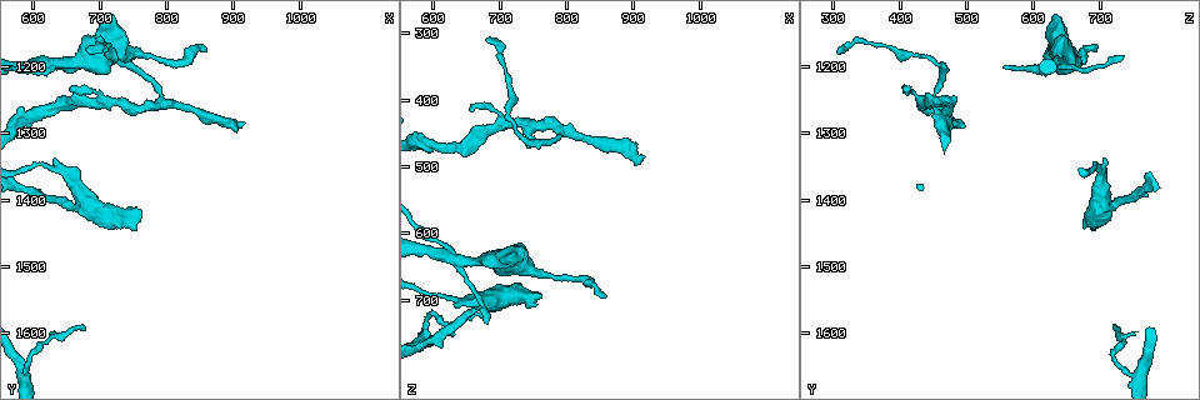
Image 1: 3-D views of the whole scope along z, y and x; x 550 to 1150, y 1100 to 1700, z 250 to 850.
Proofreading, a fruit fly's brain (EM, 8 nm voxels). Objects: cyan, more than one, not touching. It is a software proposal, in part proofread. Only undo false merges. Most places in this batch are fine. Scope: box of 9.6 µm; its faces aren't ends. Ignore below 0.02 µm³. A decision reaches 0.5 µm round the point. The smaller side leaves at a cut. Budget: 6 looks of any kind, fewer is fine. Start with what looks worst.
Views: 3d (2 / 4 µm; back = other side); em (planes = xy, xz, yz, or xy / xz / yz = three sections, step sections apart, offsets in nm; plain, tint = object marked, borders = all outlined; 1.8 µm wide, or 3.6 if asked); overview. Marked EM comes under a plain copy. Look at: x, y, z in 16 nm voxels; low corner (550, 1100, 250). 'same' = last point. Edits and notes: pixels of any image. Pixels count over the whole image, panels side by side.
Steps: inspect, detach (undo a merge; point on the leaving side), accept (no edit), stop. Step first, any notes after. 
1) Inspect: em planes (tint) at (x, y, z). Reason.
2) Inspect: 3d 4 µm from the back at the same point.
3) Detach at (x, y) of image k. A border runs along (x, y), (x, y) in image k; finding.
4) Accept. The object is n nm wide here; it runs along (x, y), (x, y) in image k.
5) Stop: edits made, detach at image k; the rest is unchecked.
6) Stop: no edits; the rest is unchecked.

Inspect: em yz step 8 (tint) at (795, 1250, 445). Thin neck.

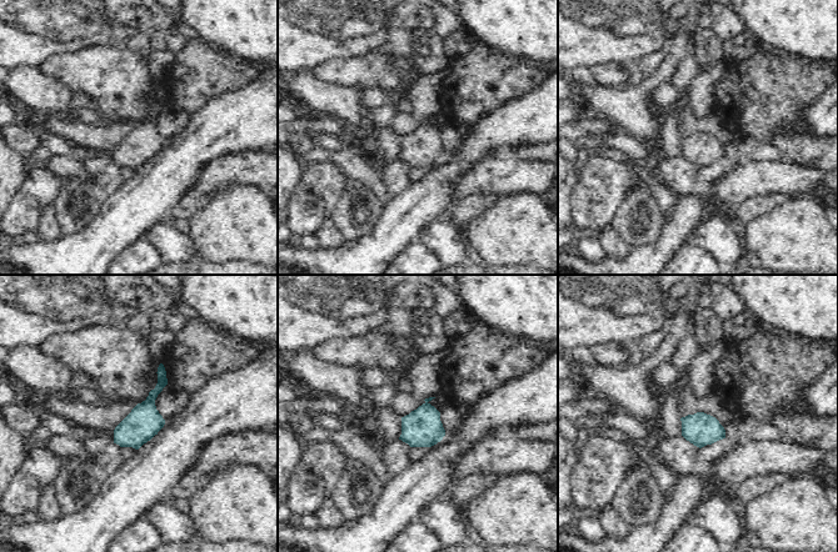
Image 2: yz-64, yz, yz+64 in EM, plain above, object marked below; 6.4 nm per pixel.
Accept. All the same neuron.

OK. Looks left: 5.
Inspect: 3d 4 µm at (585, 1200, 625).

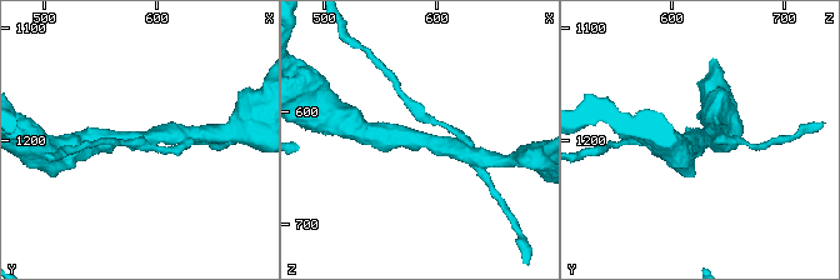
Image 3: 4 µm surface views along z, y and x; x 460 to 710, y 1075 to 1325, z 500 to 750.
Inspect: em planes (tint) at (590, 1200, 622). Shape alone is not enough.

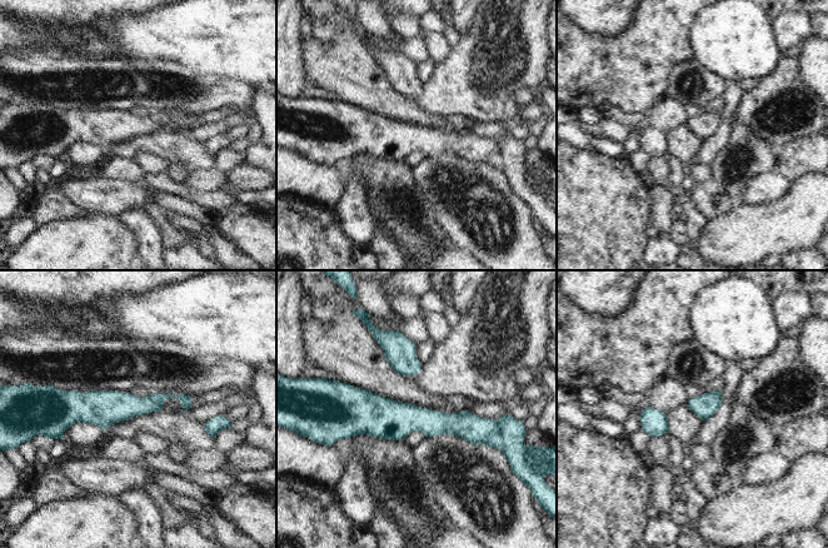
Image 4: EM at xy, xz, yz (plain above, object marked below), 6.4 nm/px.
Detach at (512, 432) of image 4. The object is 160 nm wide here; a border runs along (494, 421), (500, 436) in image 4; two neurons meet here.

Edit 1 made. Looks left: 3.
Inspect: overview.

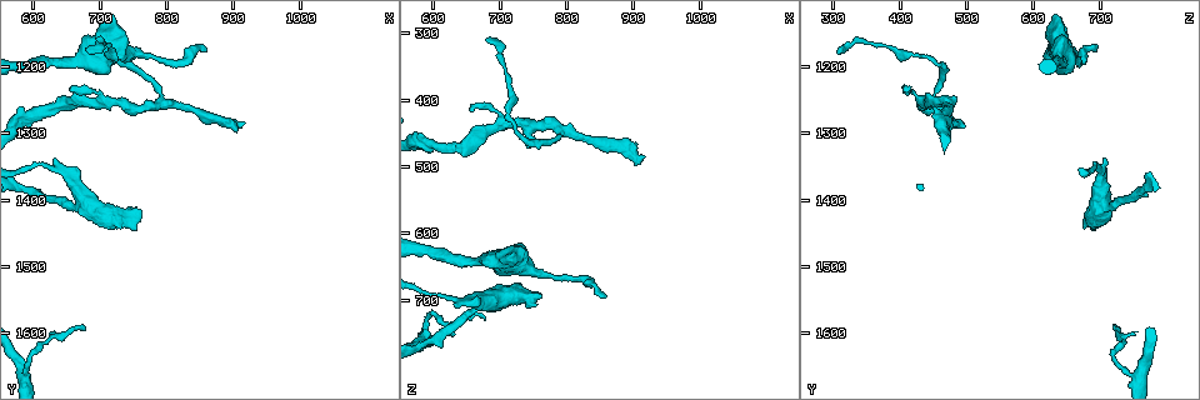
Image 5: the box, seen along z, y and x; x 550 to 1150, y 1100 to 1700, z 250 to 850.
Inspect: em planes (tint) at (585, 1670, 750). Thick turns thin.

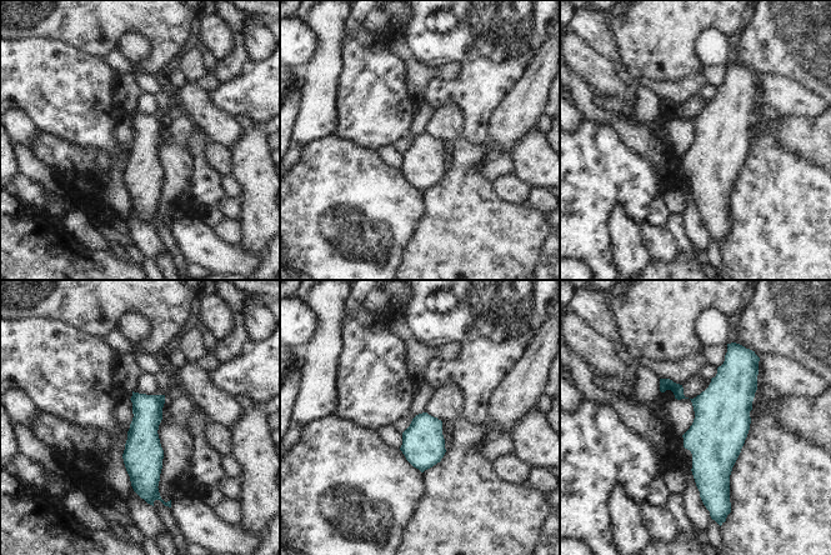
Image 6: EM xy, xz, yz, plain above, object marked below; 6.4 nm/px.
Accept. It runs along (731, 353), (731, 393), (706, 495) in image 6; one neuron here.

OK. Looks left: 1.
Stop: edits made, detach at image 4; the rest is unchecked.

